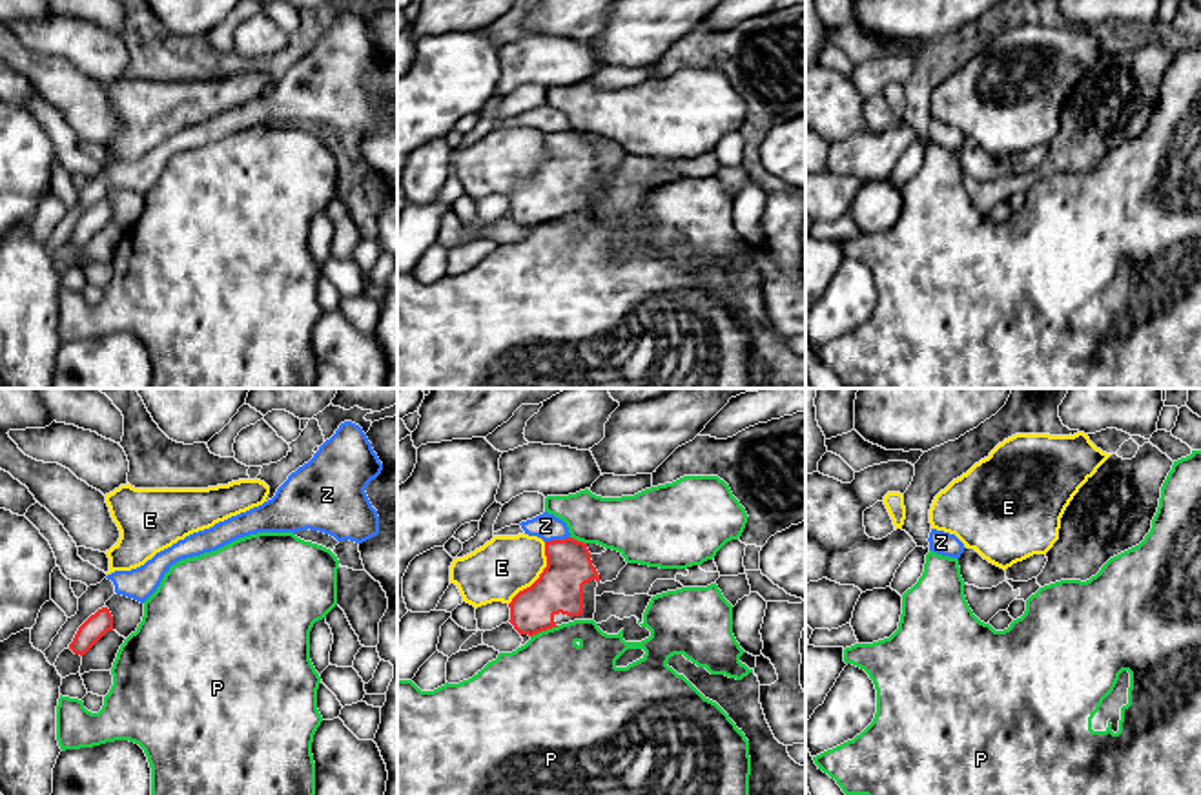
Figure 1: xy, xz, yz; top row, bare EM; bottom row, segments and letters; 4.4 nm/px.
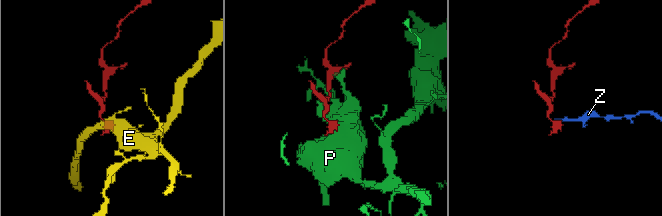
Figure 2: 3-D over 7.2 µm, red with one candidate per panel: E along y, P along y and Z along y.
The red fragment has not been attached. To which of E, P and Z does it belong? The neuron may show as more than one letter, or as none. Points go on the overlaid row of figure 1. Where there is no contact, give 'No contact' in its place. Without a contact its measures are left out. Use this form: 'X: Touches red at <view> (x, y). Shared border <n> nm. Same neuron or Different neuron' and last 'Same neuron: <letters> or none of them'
E: Touches red at xz (540, 575). Shared border 320 nm. Different neuron
P: Touches red at xz (544, 629). Shared border 140 nm. Different neuron
Z: Touches red at xz (556, 540). Shared border 110 nm. Different neuron
Same neuron: none of them

